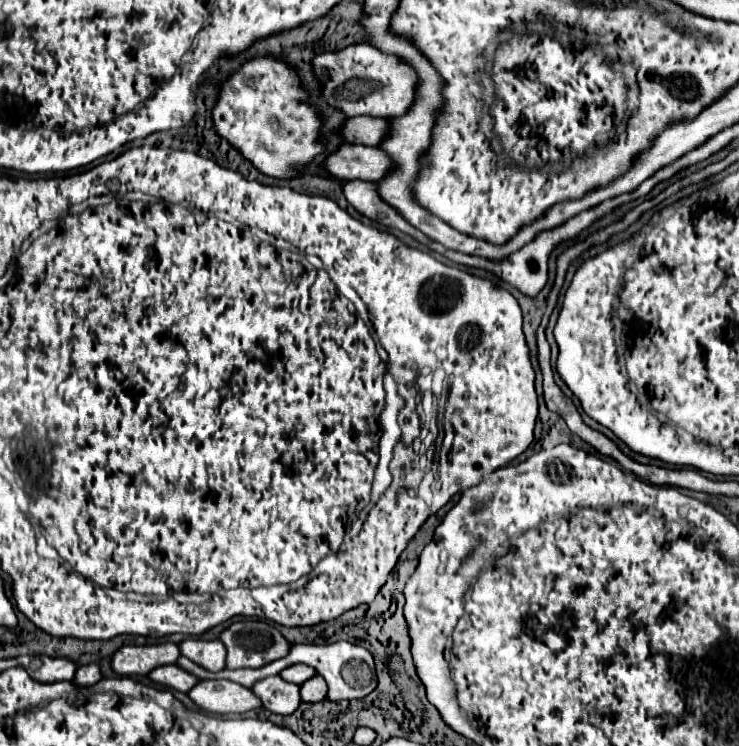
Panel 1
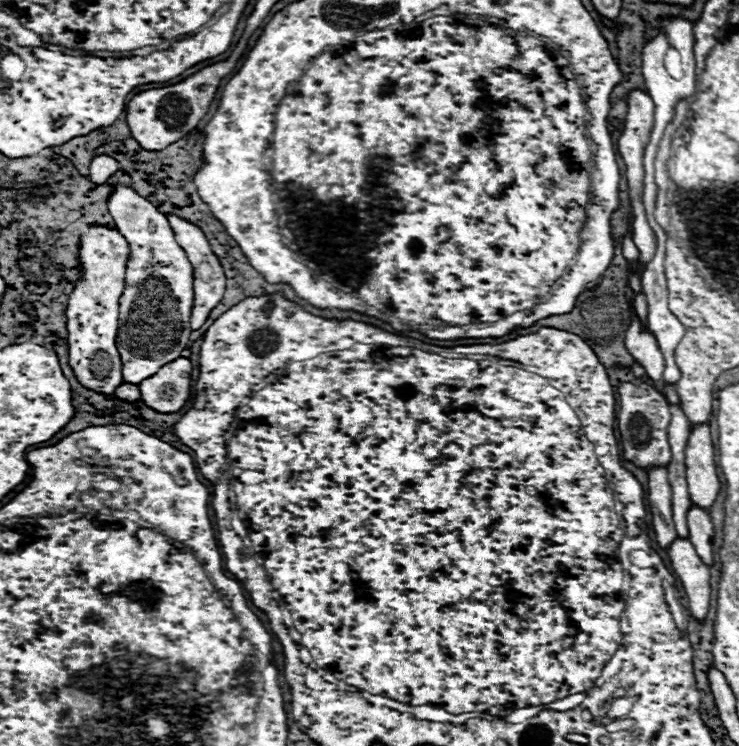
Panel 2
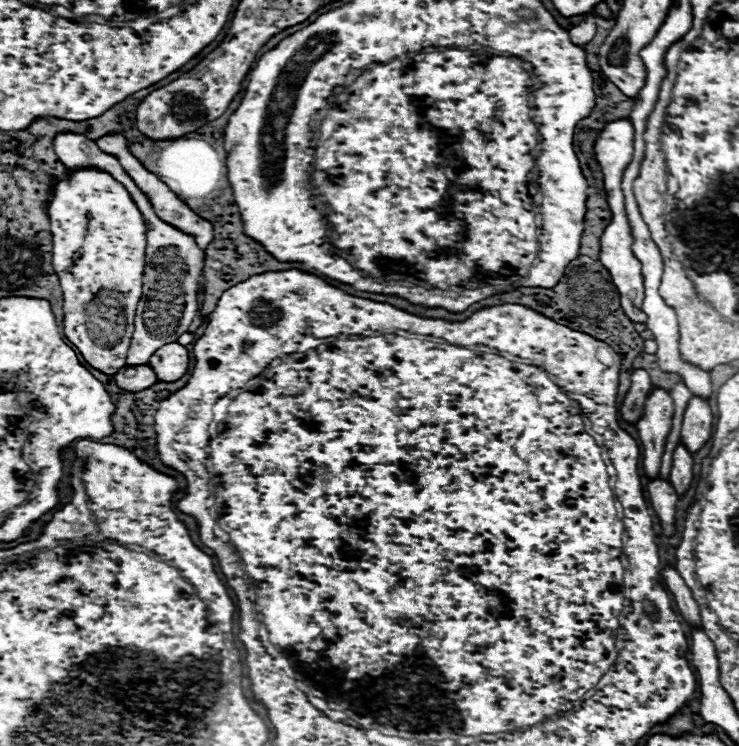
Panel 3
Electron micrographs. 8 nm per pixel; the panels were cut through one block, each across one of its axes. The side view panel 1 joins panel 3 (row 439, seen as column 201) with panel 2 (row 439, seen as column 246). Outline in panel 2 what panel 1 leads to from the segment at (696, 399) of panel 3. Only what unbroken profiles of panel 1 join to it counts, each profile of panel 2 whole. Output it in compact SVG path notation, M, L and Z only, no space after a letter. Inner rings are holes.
M708 424L696 426L686 444L686 480L692 504L710 512L712 504L720 494L720 478L716 472L714 444L710 438Z

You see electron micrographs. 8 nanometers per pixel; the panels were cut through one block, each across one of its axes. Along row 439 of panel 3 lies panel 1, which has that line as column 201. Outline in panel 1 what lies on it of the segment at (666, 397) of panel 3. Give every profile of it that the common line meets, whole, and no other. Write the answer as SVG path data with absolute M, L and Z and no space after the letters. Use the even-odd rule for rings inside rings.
M188 638L178 644L180 654L196 662L198 666L210 670L210 672L220 672L224 668L224 658L226 658L226 648L220 644L220 640L198 640L198 638Z

